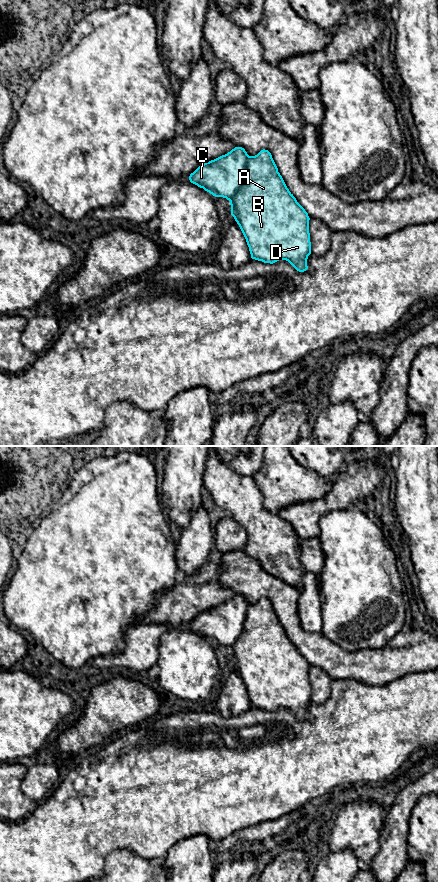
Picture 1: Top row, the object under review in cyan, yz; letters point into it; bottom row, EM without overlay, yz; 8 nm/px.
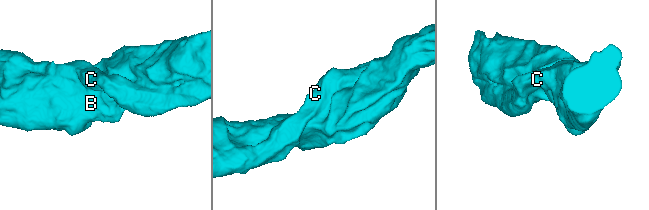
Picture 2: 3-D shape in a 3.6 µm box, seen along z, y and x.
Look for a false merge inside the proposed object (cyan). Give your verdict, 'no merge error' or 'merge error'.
no merge error

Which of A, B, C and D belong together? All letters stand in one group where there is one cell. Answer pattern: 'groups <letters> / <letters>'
groups A B C D

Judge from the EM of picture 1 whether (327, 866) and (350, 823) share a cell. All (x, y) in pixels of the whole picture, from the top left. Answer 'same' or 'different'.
same

